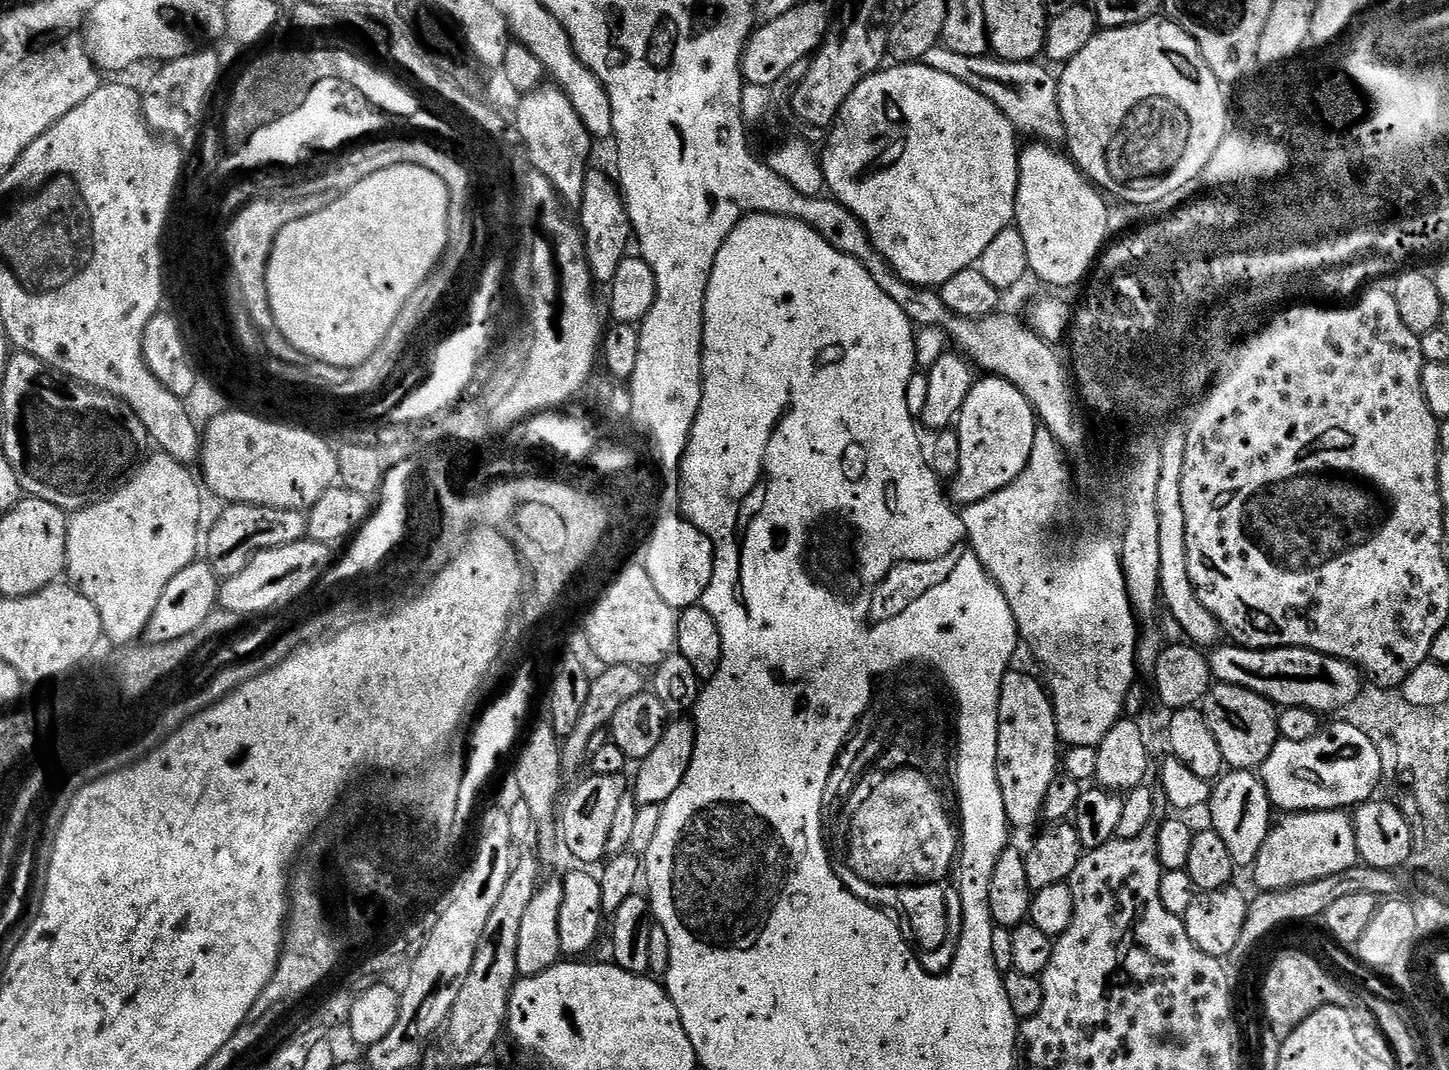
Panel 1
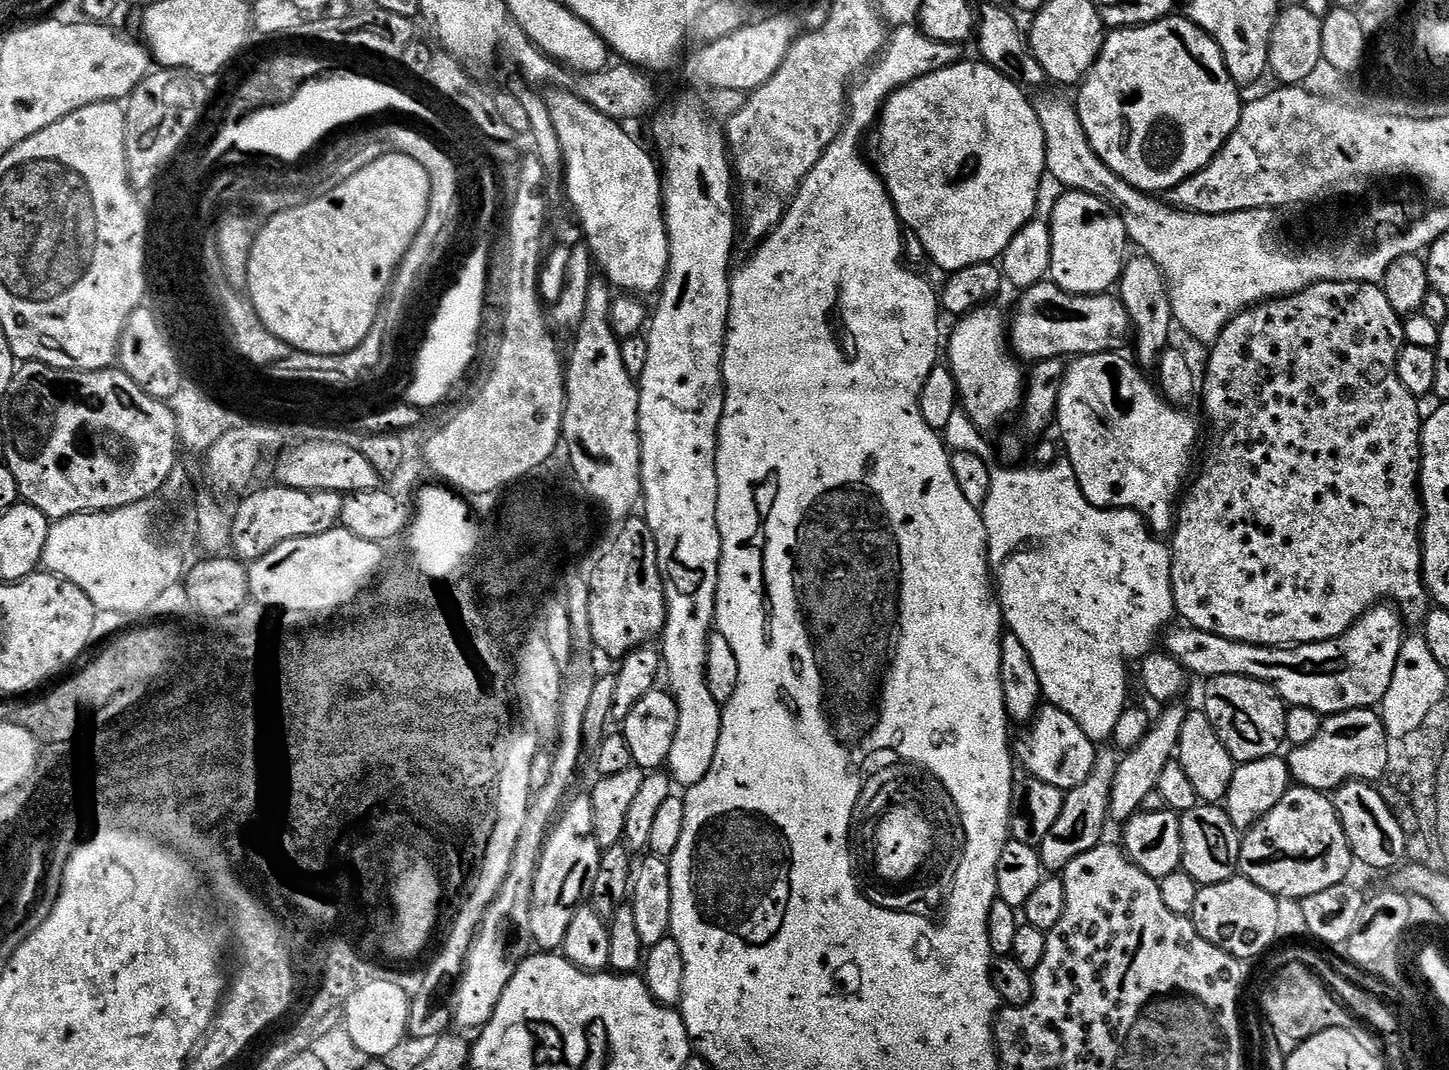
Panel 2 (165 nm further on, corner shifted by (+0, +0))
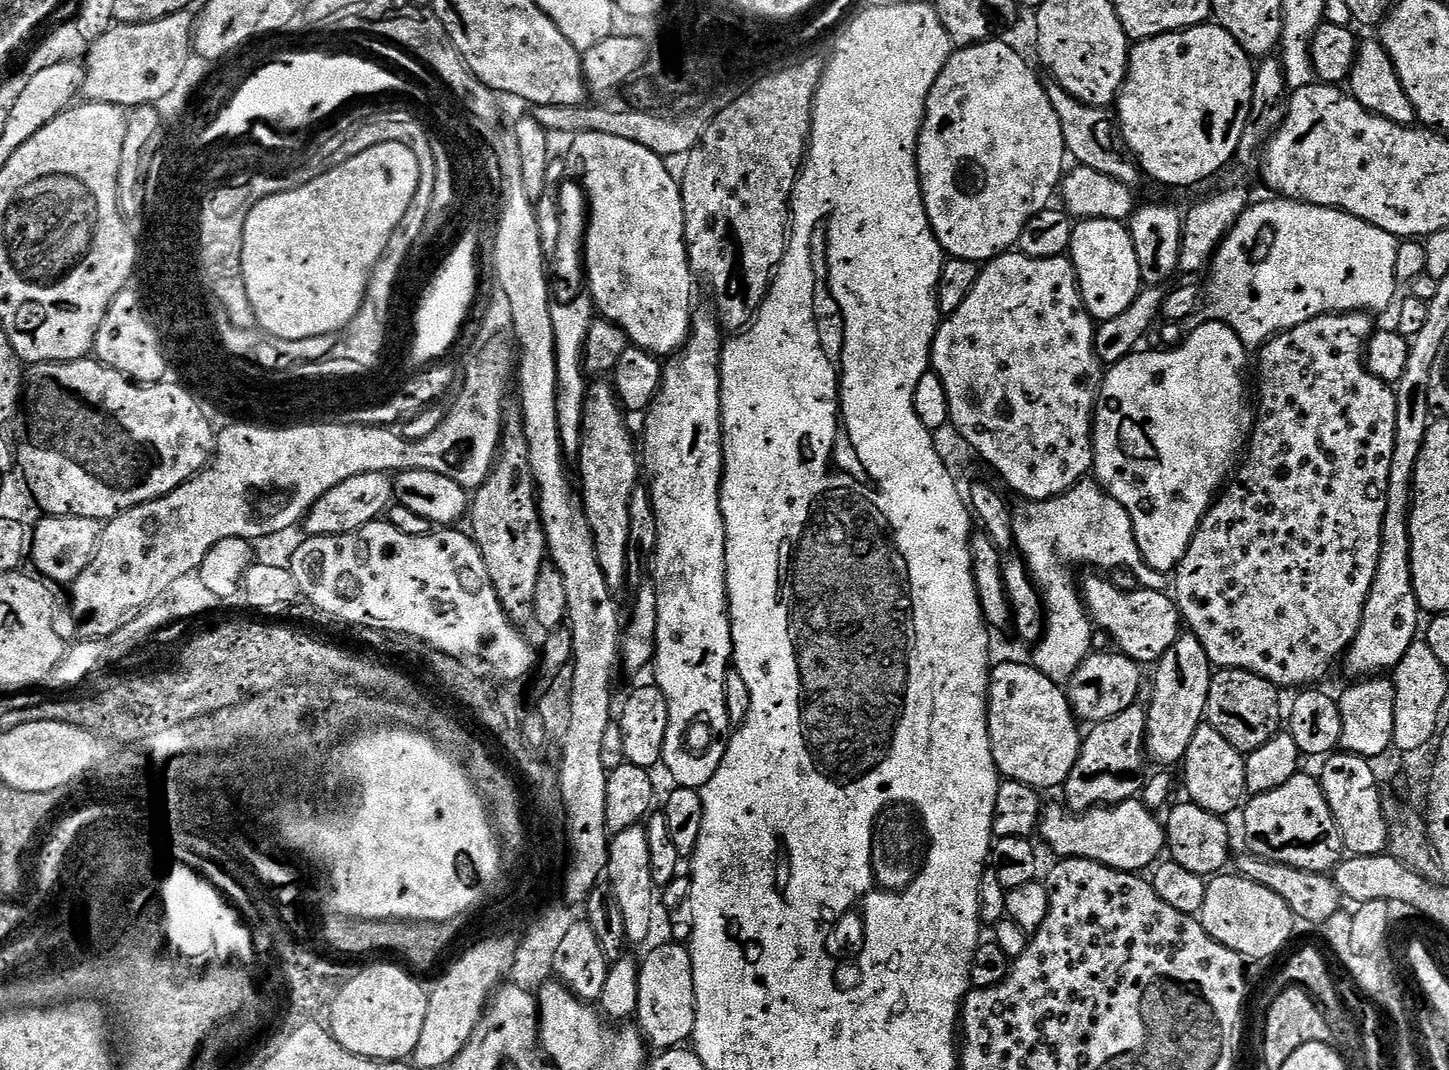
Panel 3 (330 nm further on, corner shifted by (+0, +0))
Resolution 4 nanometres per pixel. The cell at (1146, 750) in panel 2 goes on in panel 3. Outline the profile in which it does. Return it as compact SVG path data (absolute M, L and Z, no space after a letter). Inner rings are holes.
M1191 632L1181 633L1174 646L1157 661L1156 674L1152 677L1153 686L1152 702L1146 708L1147 711L1147 734L1145 736L1145 753L1147 757L1160 764L1160 766L1170 766L1166 764L1181 763L1185 752L1189 748L1190 738L1205 719L1205 706L1209 700L1210 682L1212 681L1214 670L1209 662L1208 655L1202 649L1195 635Z

